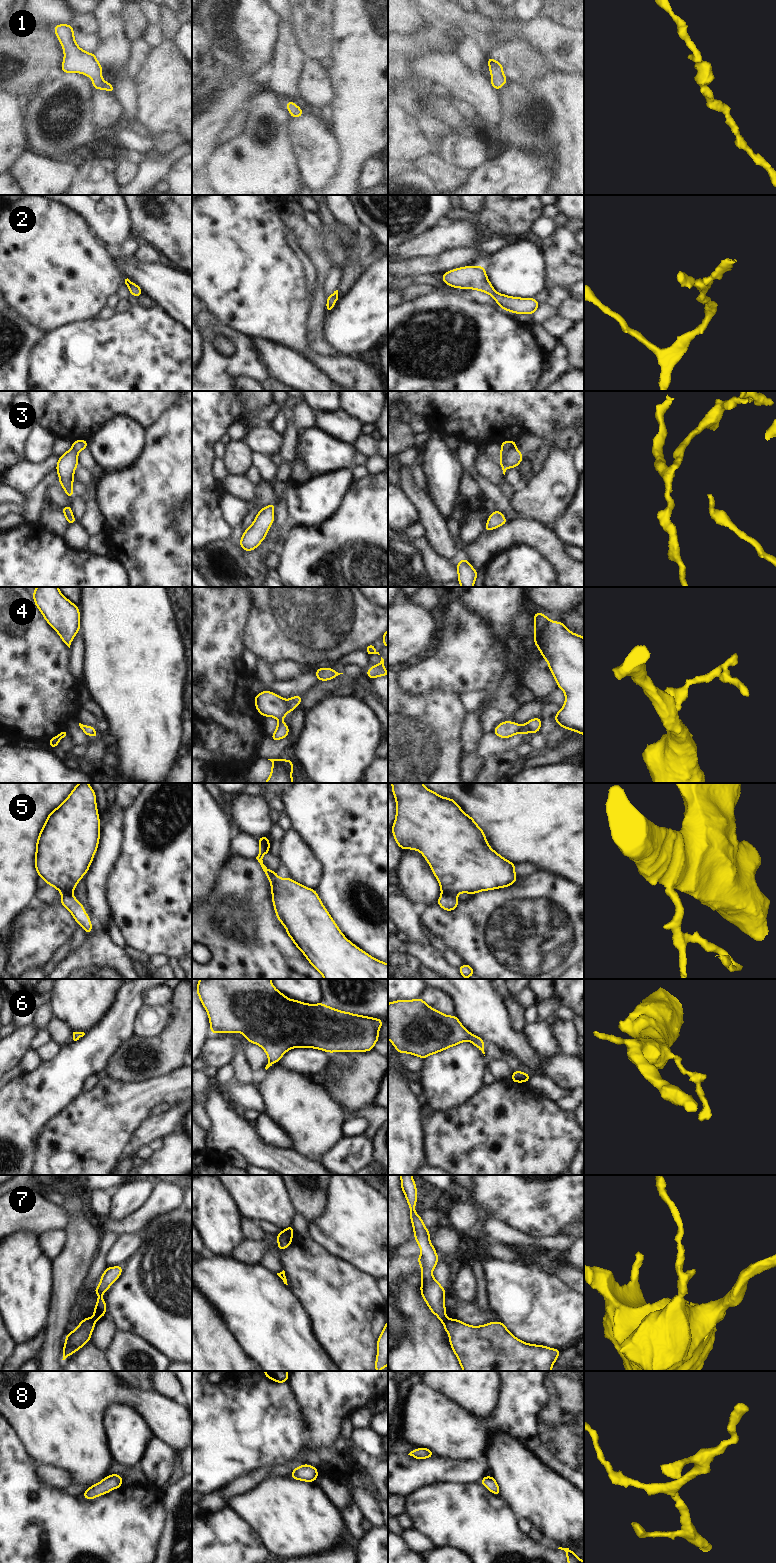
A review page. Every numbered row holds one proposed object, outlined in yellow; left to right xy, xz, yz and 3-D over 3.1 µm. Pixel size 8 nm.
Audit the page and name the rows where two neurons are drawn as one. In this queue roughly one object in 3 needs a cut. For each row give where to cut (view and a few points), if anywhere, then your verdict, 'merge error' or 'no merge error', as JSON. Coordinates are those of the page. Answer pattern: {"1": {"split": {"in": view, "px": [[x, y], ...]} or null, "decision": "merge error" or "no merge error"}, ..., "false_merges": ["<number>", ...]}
{"1": {"split": null, "decision": "no merge error"}, "2": {"split": null, "decision": "no merge error"}, "3": {"split": {"in": "yz", "px": [[514, 446], [501, 457]]}, "decision": "merge error"}, "4": {"split": null, "decision": "no merge error"}, "5": {"split": {"in": "yz", "px": [[442, 892], [455, 896]]}, "decision": "merge error"}, "6": {"split": null, "decision": "no merge error"}, "7": {"split": {"in": "xz", "px": [[283, 1230], [291, 1236]]}, "decision": "merge error"}, "8": {"split": null, "decision": "no merge error"}, "false_merges": ["3", "5", "7"]}

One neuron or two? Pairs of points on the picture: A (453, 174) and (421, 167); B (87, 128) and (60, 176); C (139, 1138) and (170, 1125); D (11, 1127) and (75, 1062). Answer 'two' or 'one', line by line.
A: one
B: two
C: one
D: one

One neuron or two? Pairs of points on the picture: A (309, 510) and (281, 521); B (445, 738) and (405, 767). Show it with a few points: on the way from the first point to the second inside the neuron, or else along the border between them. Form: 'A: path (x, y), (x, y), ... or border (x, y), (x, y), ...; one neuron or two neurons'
A: border (280, 496), (285, 503), (289, 522), (292, 525); two neurons
B: path (435, 738), (415, 757); one neuron

